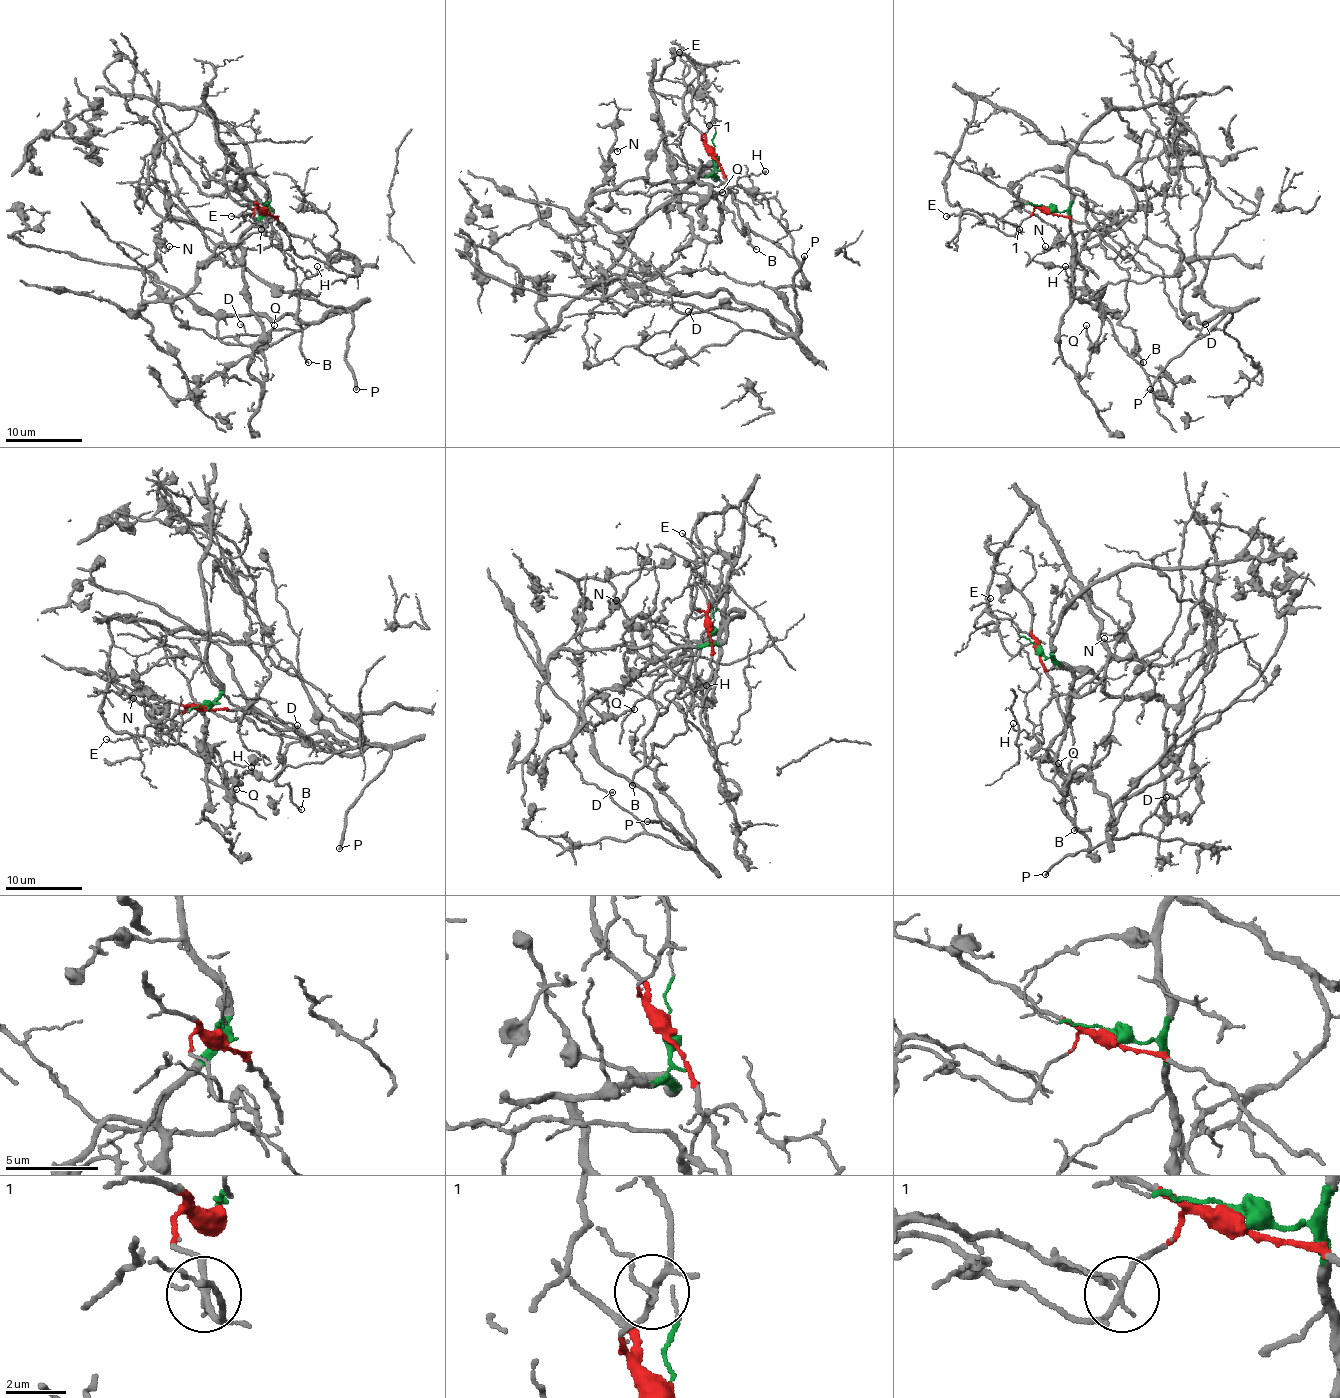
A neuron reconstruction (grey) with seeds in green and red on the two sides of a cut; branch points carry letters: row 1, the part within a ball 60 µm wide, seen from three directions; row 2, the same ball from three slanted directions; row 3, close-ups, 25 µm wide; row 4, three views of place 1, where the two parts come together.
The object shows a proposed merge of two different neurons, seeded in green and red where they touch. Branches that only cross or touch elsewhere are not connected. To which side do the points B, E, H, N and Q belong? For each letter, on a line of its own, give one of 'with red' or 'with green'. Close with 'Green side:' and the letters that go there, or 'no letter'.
B: with green
E: with red
H: with red
N: with green
Q: with green
Green side: B, N, Q

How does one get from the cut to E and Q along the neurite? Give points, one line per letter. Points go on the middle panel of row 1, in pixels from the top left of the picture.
E: (715, 156), (701, 141), (713, 120), (707, 89), (697, 79), (697, 70), (684, 53), (678, 53)
Q: (715, 156), (711, 173), (690, 179), (709, 165), (701, 167), (697, 179), (715, 192), (711, 196), (722, 192)

